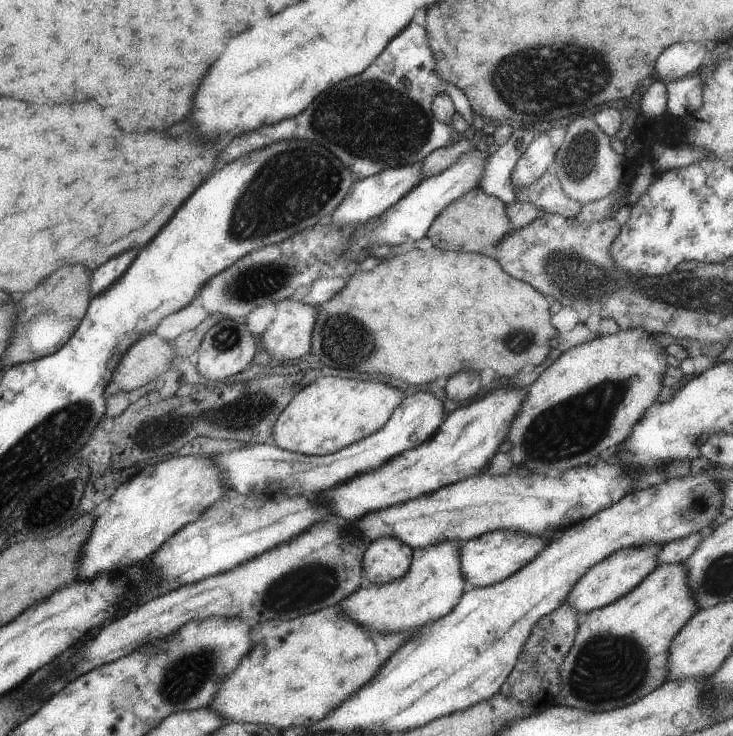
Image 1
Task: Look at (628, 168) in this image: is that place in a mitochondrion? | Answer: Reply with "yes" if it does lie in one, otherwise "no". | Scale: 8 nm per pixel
no

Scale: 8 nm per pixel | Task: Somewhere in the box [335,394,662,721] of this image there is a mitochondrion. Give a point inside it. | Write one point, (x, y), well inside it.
(608, 668)

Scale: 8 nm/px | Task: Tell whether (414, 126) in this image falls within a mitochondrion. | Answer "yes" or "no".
yes

